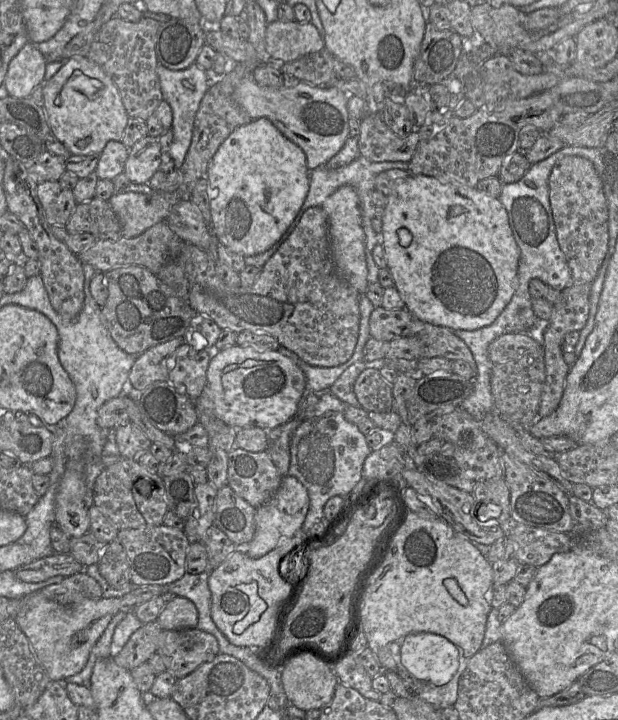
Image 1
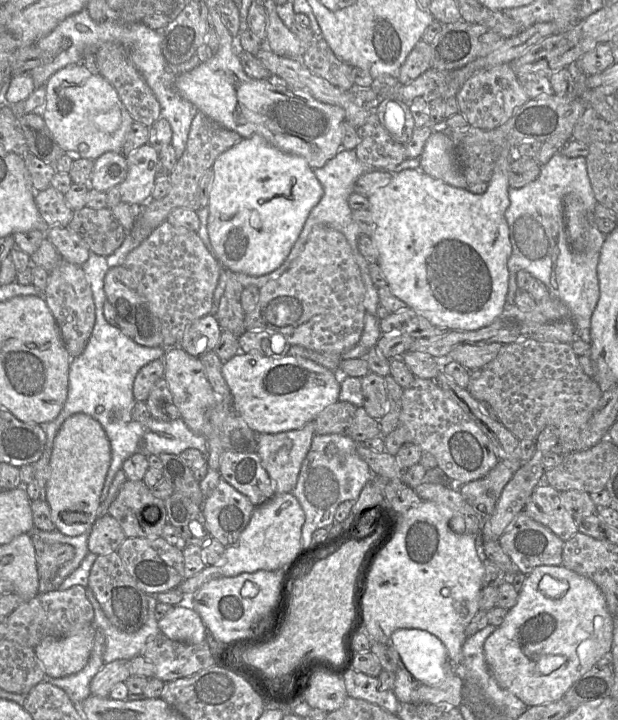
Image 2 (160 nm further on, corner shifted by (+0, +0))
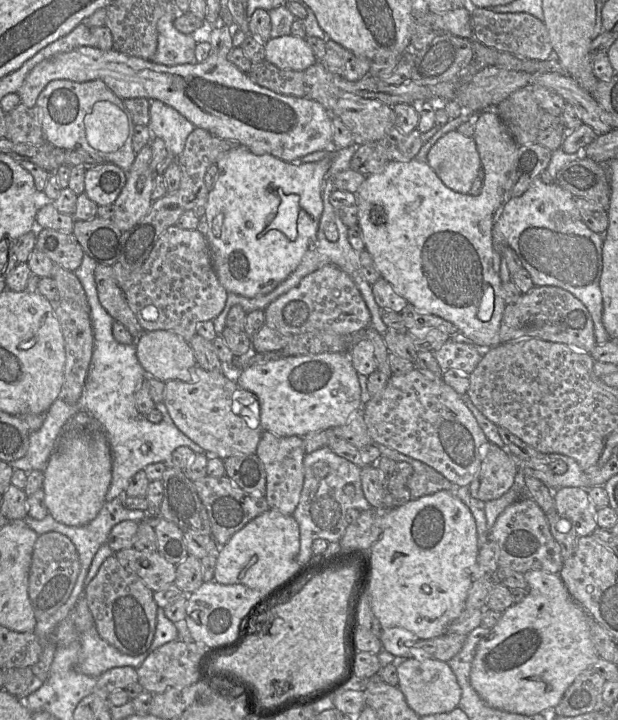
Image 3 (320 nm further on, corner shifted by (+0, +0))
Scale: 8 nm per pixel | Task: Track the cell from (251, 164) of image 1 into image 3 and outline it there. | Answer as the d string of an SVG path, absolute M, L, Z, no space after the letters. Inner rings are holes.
M243 146L227 151L218 160L217 180L206 205L206 239L214 270L227 292L246 298L268 294L297 268L317 240L322 186L330 164L330 156L313 163L286 162L271 154L254 154Z

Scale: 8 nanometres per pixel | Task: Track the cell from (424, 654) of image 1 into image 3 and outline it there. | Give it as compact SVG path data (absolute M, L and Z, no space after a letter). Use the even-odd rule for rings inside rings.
M401 627L382 629L380 636L382 648L394 655L398 660L407 658L432 659L421 657L421 654L424 653L414 647L418 640L419 638L414 633Z

